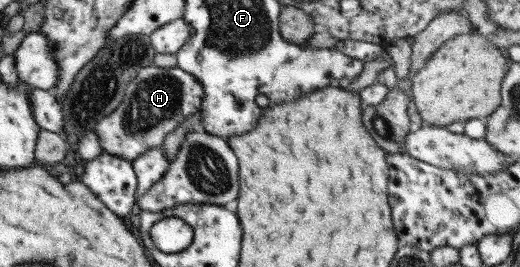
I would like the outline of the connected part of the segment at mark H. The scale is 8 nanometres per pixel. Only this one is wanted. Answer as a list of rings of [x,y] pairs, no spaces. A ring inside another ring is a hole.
[[[150,65],[140,68],[137,76],[127,84],[118,107],[96,125],[94,132],[100,140],[101,153],[132,161],[153,147],[160,147],[167,133],[199,111],[203,95],[200,82],[178,66],[159,68]]]

